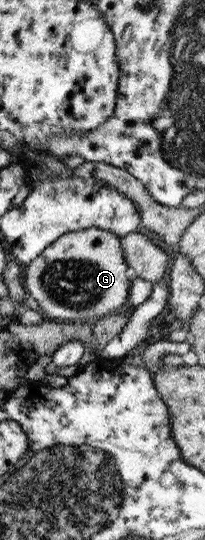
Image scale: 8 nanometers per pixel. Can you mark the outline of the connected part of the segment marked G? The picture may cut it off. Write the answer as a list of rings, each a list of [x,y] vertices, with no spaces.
[[[90,228],[65,233],[47,245],[24,268],[22,289],[39,305],[39,313],[46,321],[71,323],[92,317],[101,319],[104,315],[127,309],[131,273],[122,259],[118,237],[107,231]]]

